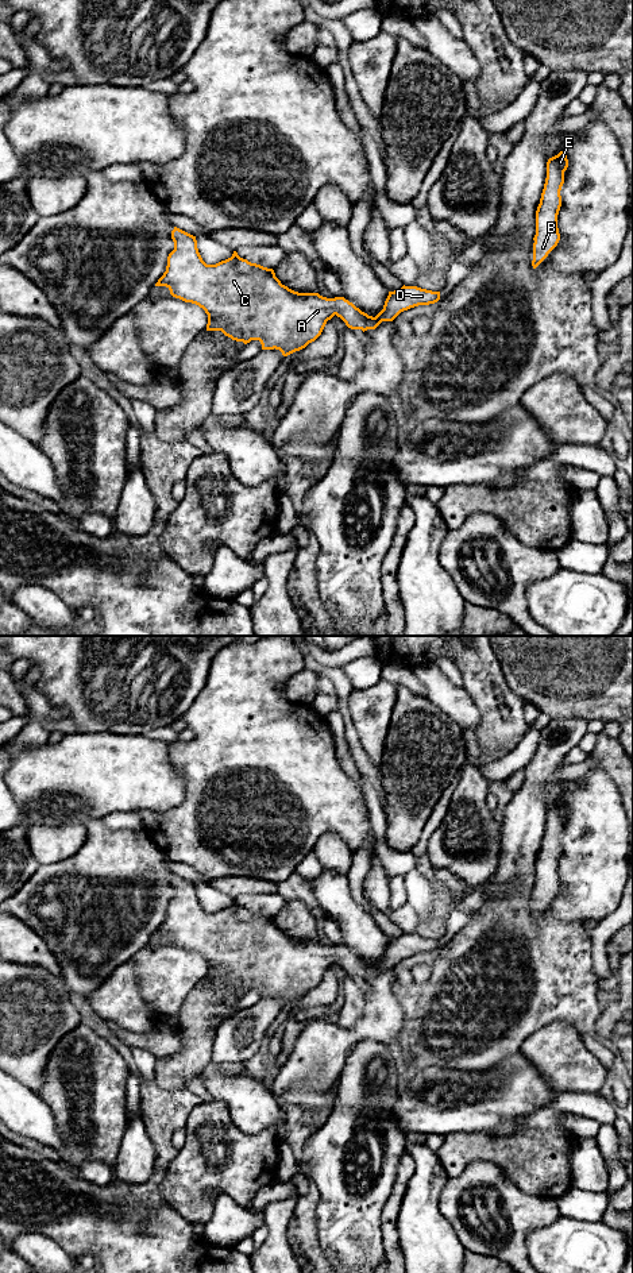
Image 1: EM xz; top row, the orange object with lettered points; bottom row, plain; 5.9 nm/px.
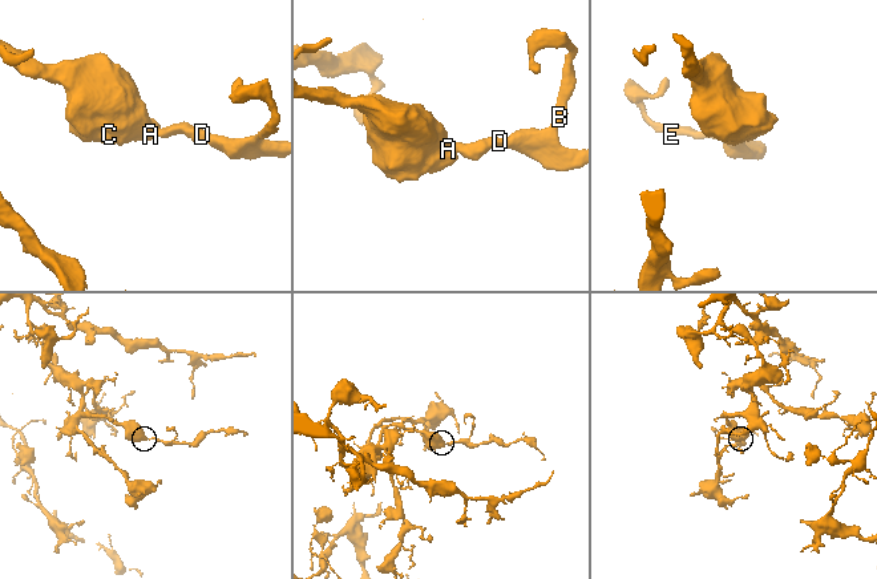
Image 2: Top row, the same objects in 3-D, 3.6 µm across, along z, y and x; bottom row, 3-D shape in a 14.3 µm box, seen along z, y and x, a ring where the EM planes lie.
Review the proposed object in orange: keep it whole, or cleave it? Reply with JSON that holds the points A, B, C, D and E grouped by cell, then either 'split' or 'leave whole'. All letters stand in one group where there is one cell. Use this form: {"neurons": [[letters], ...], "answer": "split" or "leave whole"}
{"neurons": [["A", "B", "C", "D", "E"]], "answer": "leave whole"}

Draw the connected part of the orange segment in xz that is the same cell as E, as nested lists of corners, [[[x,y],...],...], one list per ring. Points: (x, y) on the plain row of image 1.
[[[560,799],[547,810],[547,826],[536,859],[536,883],[533,886],[533,909],[536,917],[557,894],[560,882],[557,863],[561,855],[560,838],[564,832],[564,819],[568,815],[566,801]]]

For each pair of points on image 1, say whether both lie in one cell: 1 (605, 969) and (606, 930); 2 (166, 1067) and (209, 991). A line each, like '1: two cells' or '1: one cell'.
1: one cell
2: one cell

